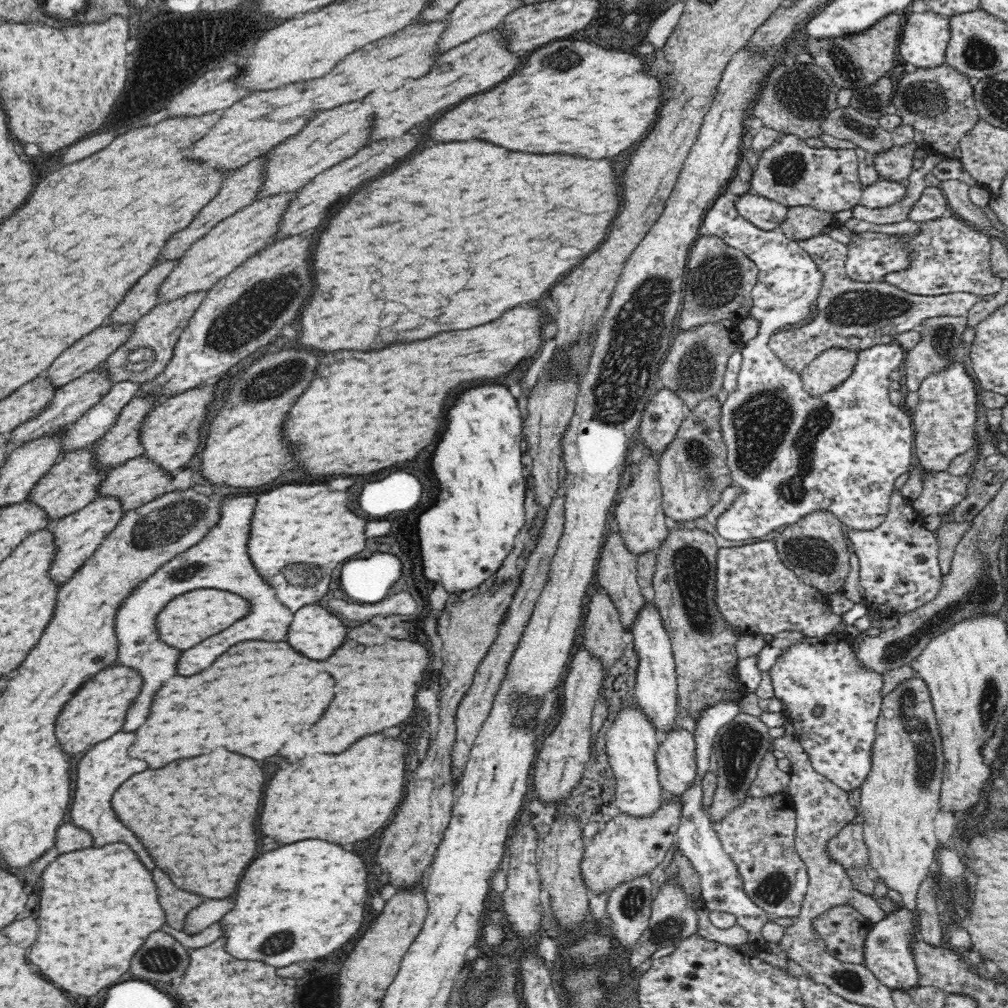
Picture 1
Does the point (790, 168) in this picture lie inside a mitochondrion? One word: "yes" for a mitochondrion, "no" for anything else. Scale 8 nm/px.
yes

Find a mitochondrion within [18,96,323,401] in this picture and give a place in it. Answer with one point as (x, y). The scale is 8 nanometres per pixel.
(242, 324)

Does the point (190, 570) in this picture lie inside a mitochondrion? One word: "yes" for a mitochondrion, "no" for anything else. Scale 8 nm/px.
yes

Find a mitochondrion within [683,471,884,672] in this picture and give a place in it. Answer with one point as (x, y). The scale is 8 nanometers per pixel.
(814, 554)

